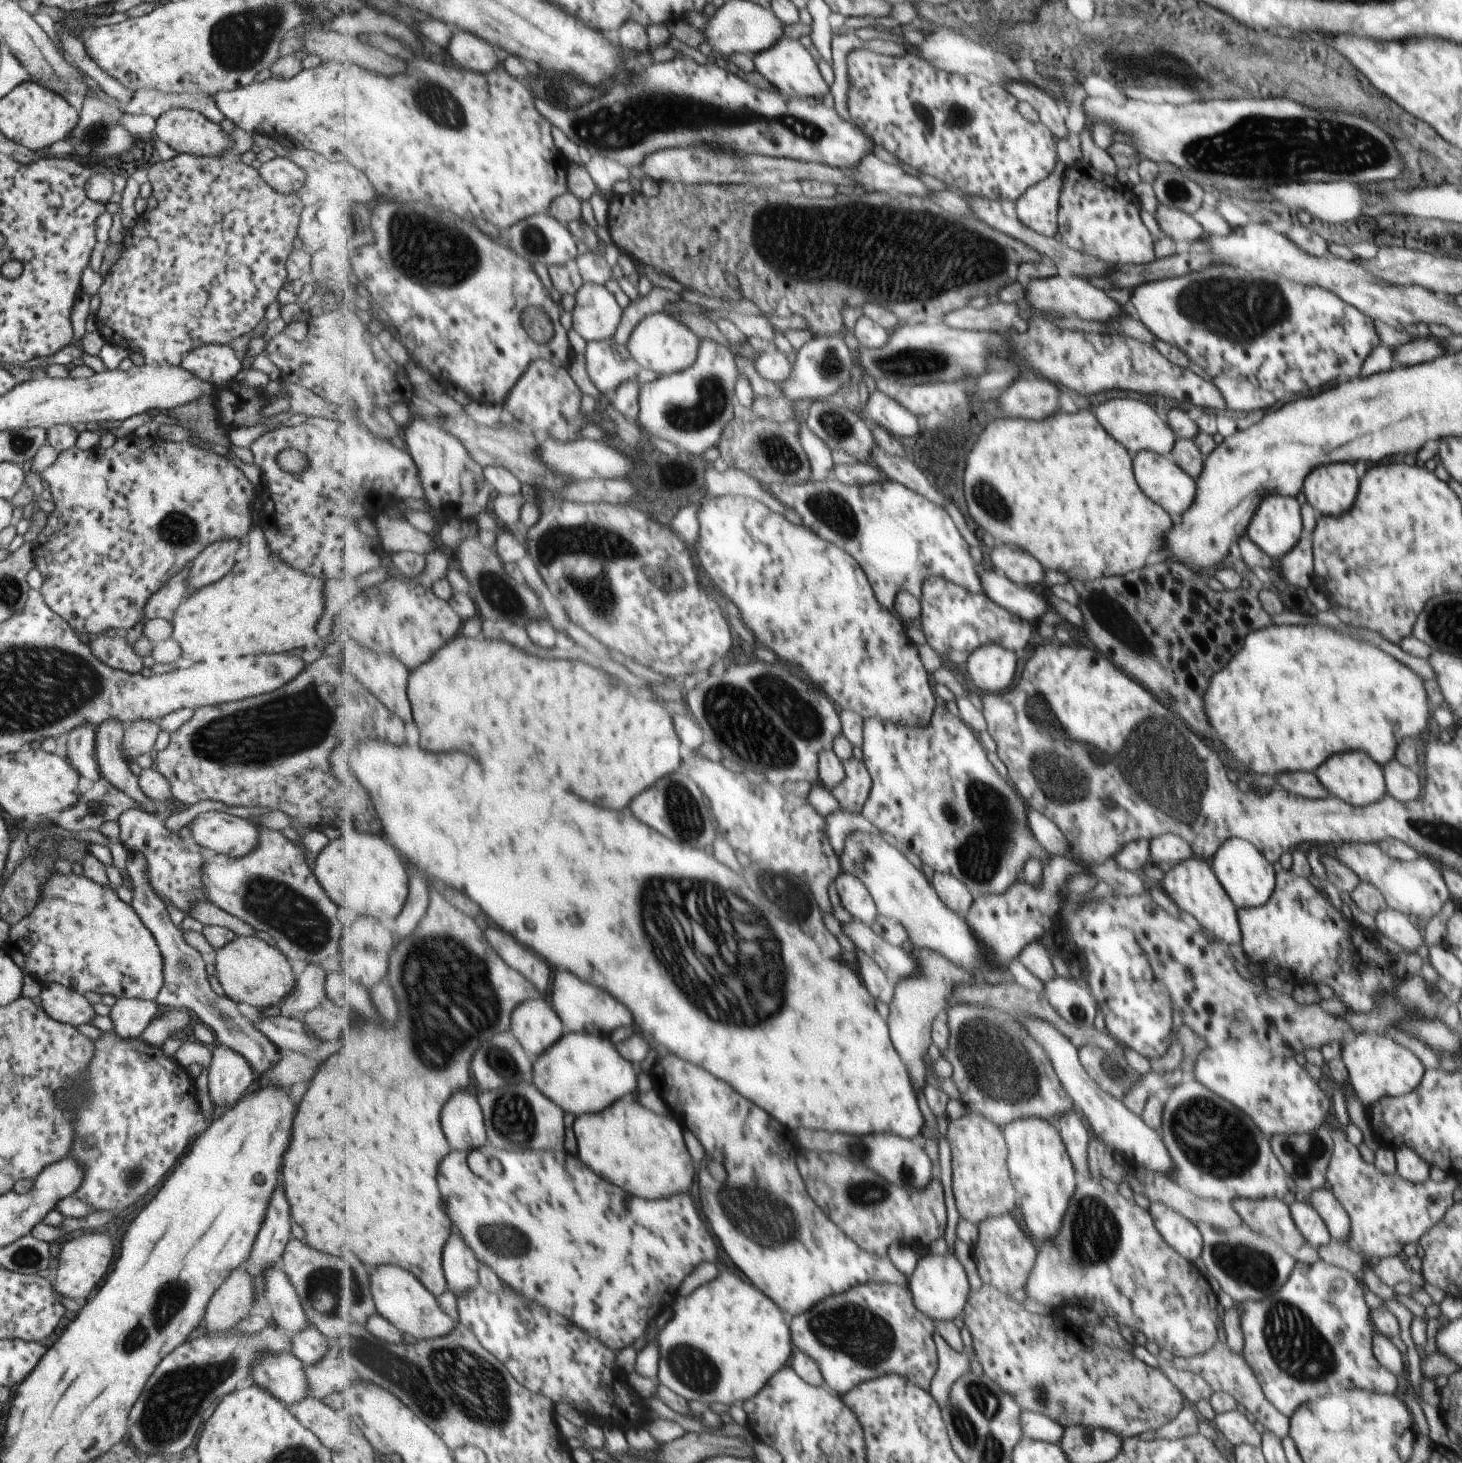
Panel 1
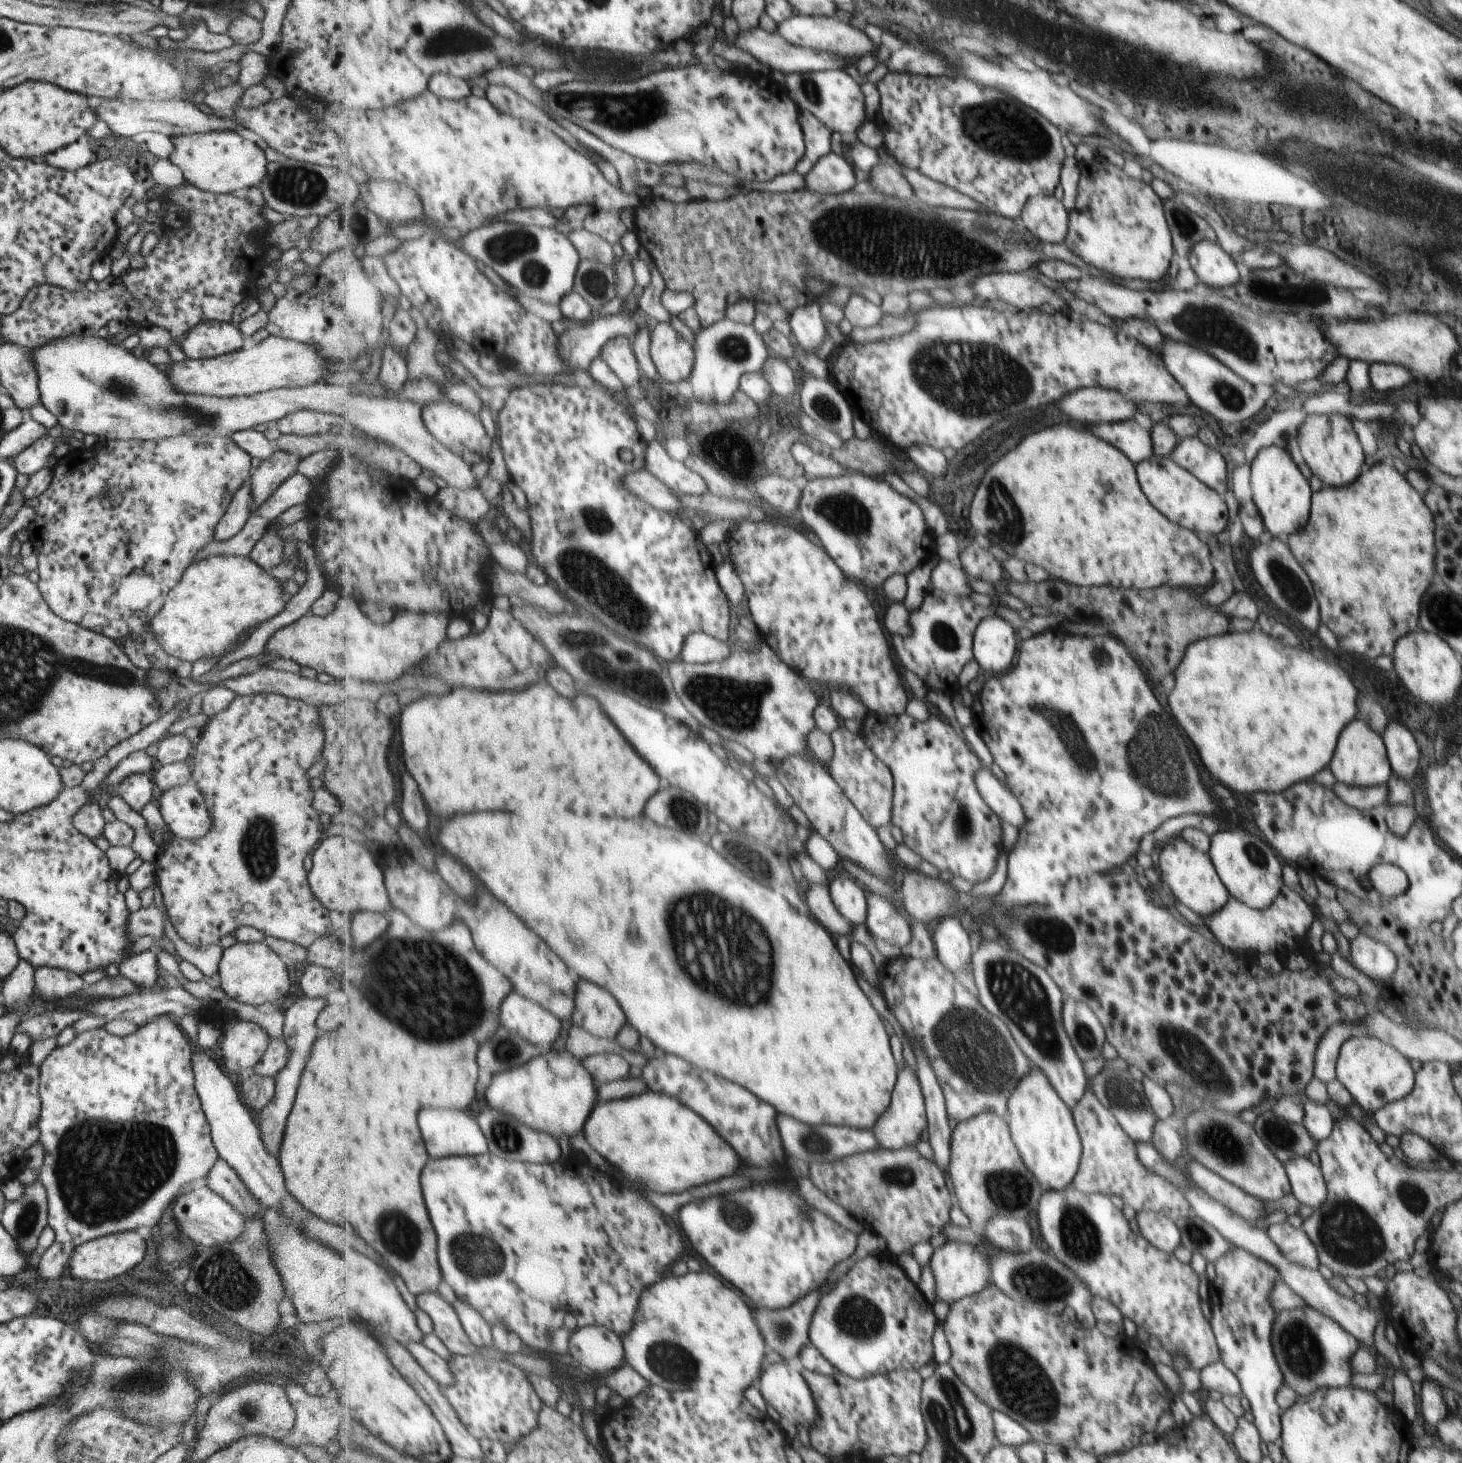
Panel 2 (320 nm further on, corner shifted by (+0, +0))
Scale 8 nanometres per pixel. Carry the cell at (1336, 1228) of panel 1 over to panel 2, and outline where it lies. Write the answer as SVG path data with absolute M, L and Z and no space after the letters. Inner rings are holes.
M1295 1157L1284 1166L1292 1183L1291 1194L1305 1207L1317 1208L1327 1199L1327 1185L1319 1165L1308 1157Z

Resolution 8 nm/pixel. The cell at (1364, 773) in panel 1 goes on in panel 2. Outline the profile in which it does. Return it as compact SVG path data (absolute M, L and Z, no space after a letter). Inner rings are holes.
M1359 717L1350 720L1340 732L1336 752L1329 763L1329 770L1336 782L1358 787L1370 787L1388 782L1387 778L1392 776L1391 764L1387 762L1386 748L1383 748L1384 742L1381 742L1381 739L1364 720Z

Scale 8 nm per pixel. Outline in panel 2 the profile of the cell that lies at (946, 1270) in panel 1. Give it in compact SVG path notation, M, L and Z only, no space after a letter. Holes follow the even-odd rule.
M947 1240L935 1252L932 1258L931 1269L936 1281L935 1293L949 1304L965 1297L972 1297L984 1291L992 1280L992 1264L986 1254L972 1243L960 1243Z

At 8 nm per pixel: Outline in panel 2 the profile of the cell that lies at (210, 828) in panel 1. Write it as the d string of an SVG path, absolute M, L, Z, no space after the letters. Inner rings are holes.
M193 780L156 793L154 802L171 835L191 840L209 830L207 809Z

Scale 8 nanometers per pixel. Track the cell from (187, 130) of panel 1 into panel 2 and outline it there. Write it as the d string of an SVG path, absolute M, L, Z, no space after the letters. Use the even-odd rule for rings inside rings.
M215 131L173 137L174 151L168 158L182 172L190 185L210 193L242 194L251 186L259 186L266 173L266 158L253 141L243 139L235 131Z

